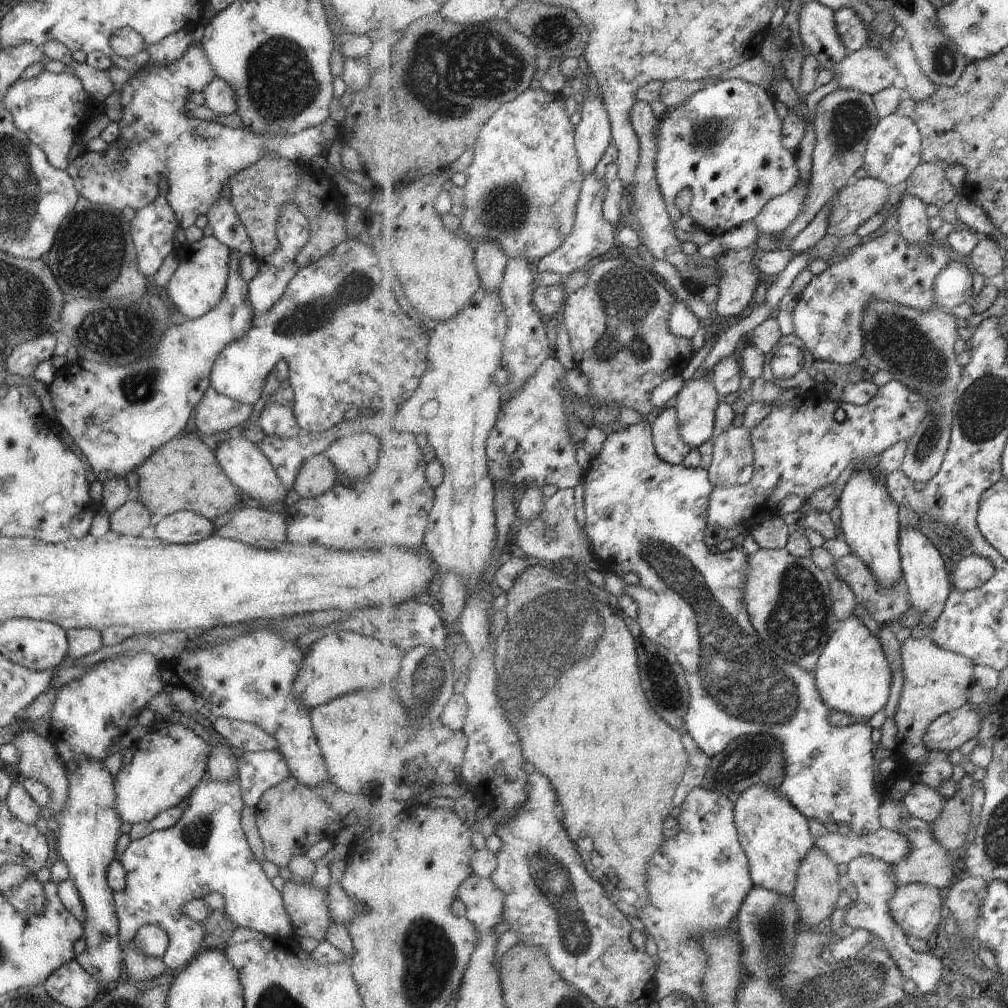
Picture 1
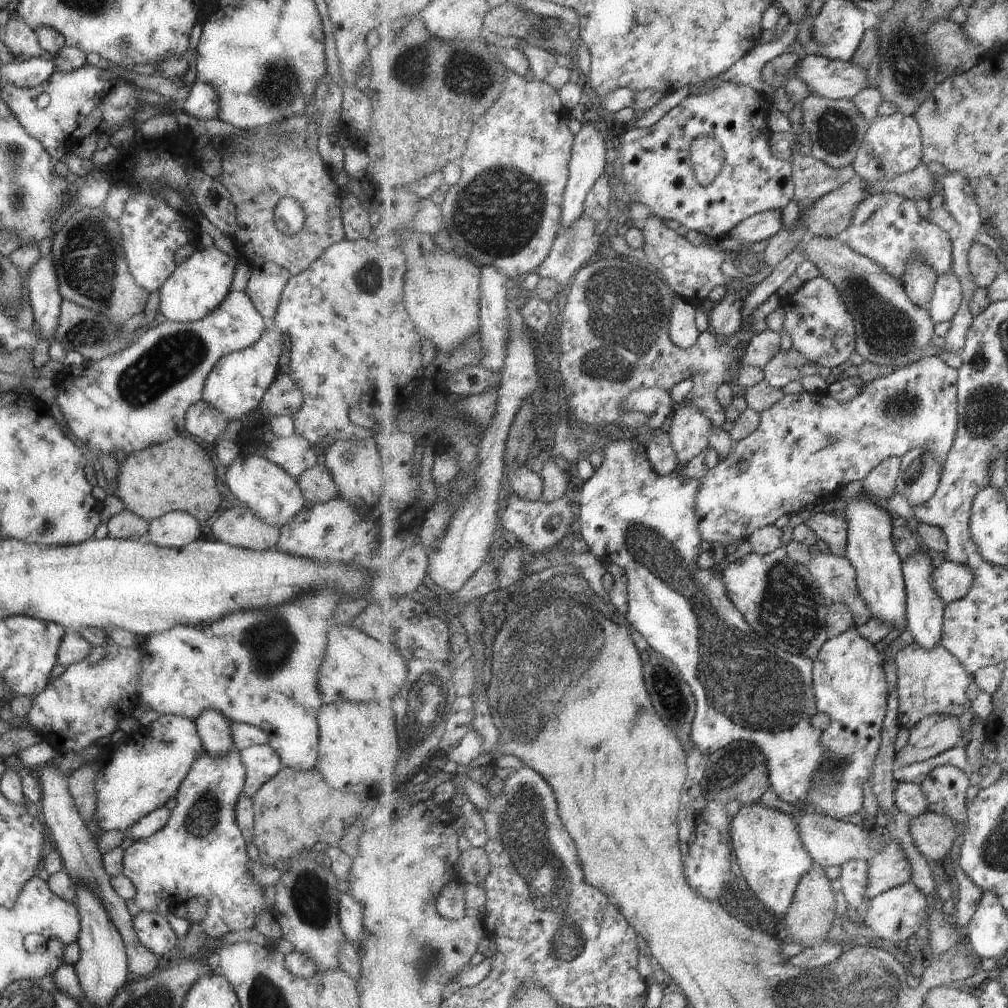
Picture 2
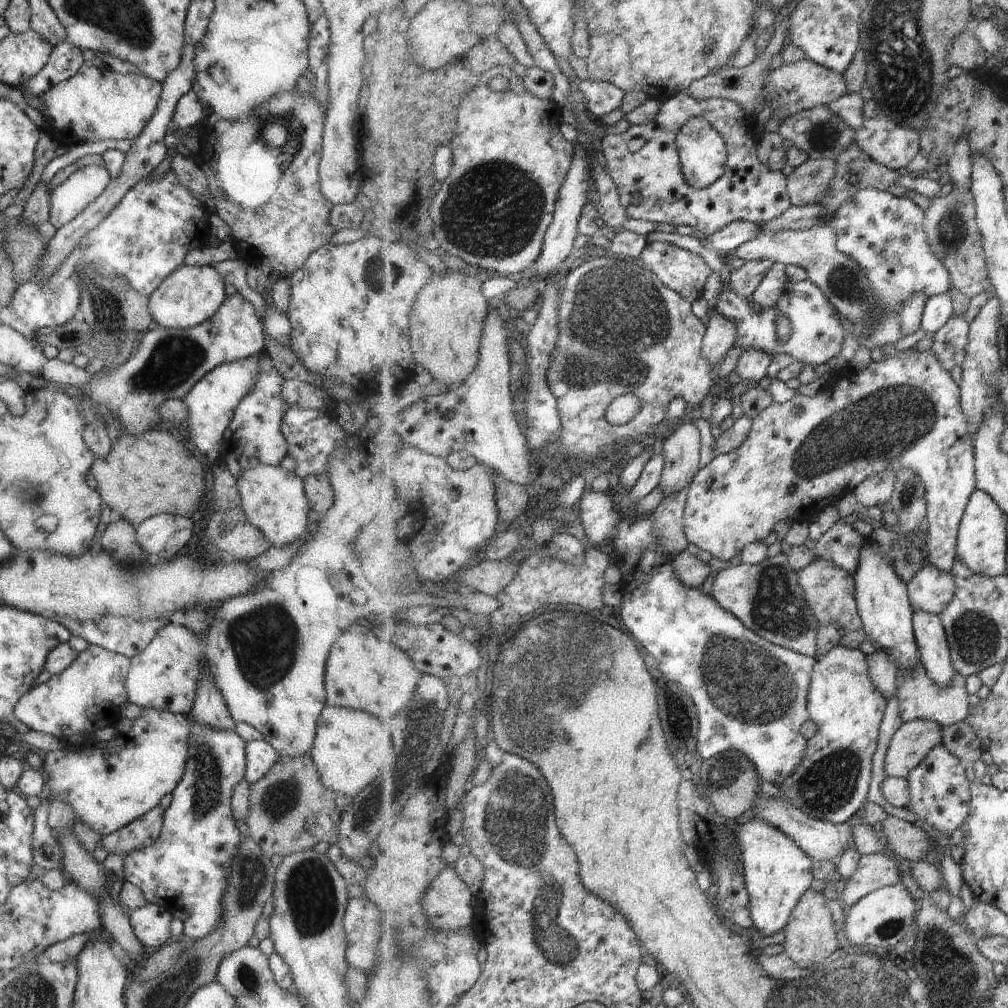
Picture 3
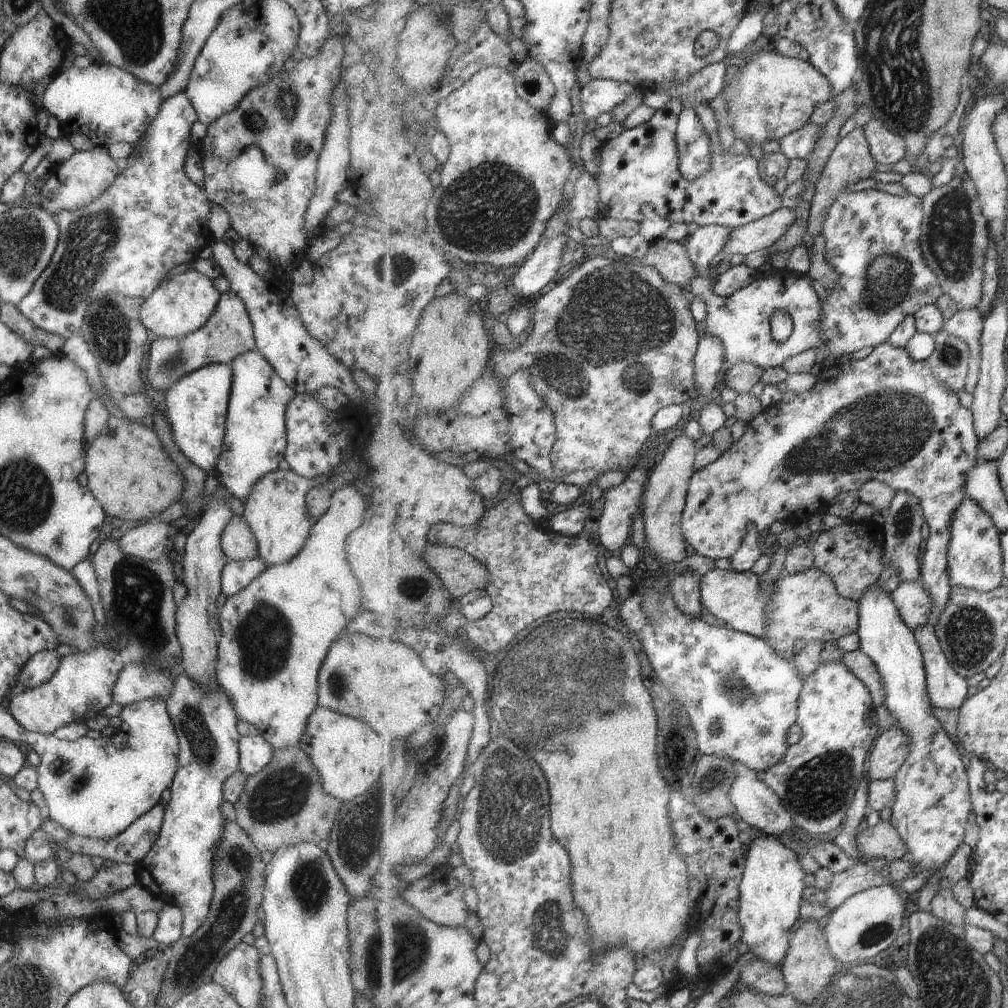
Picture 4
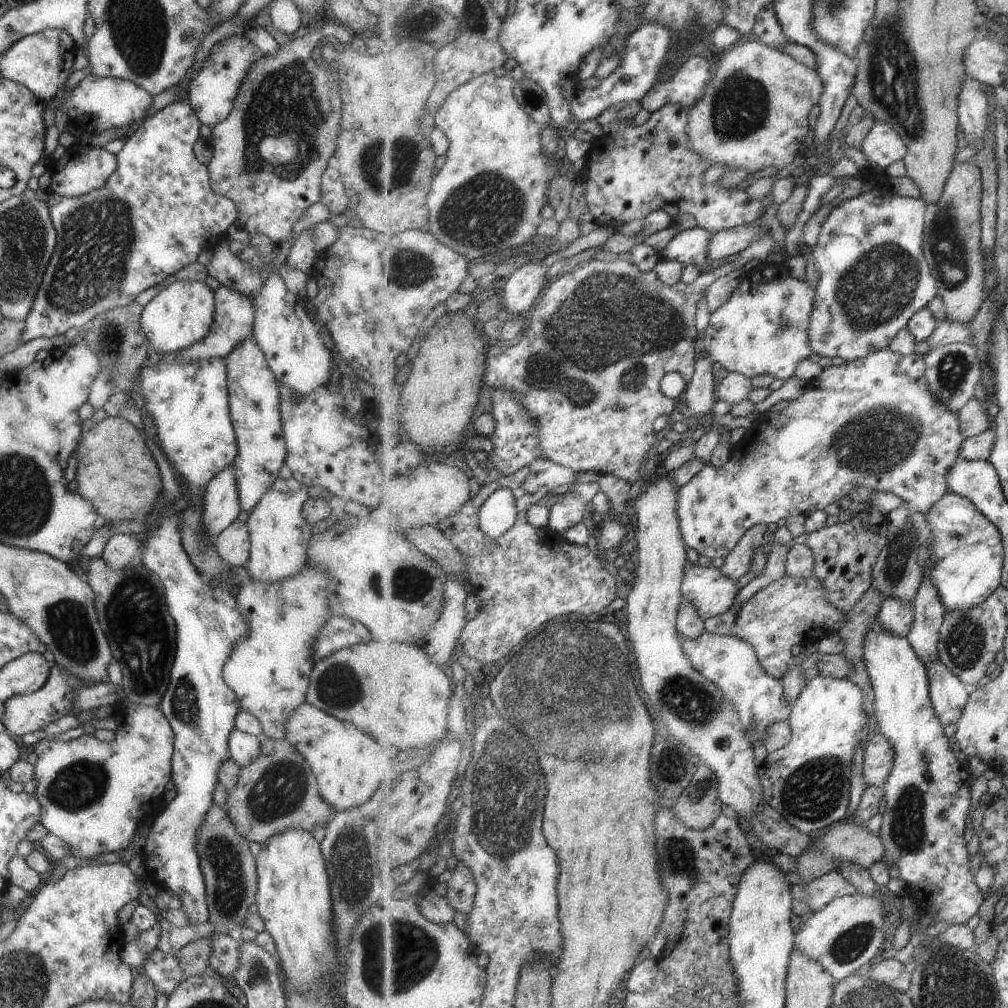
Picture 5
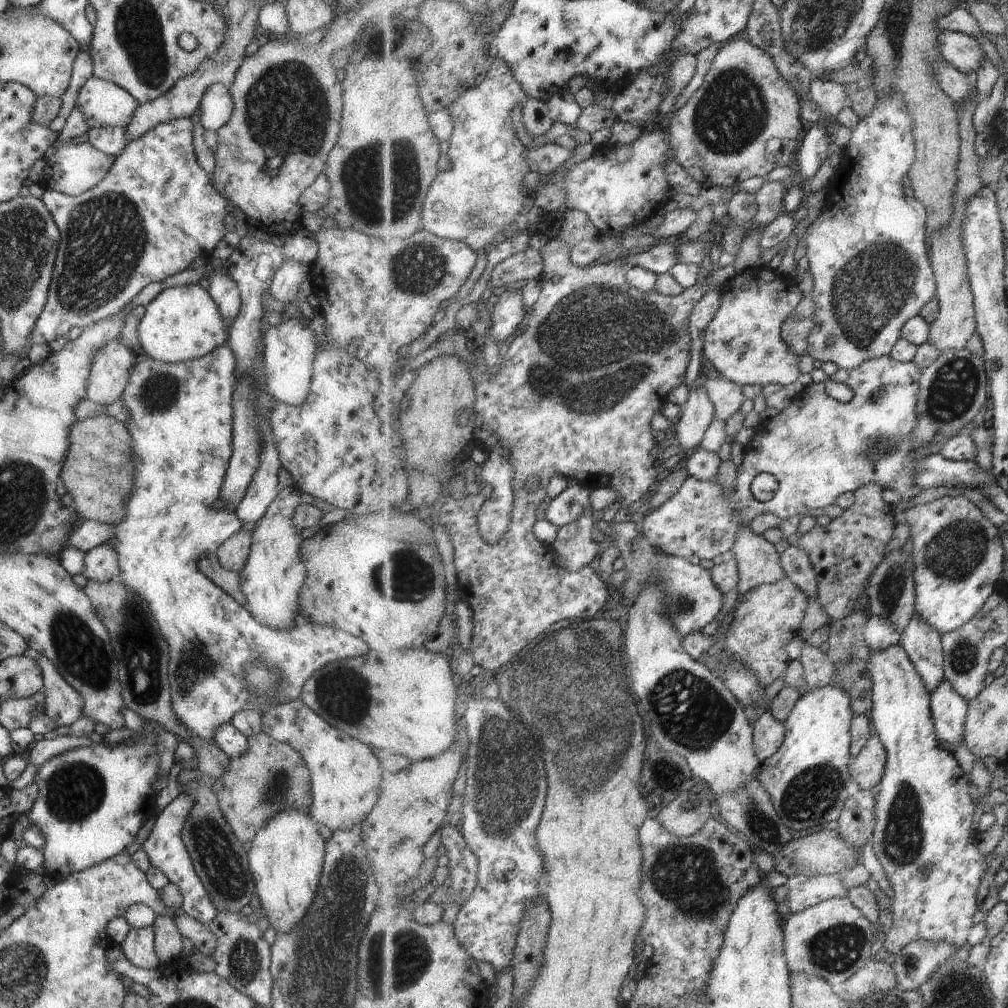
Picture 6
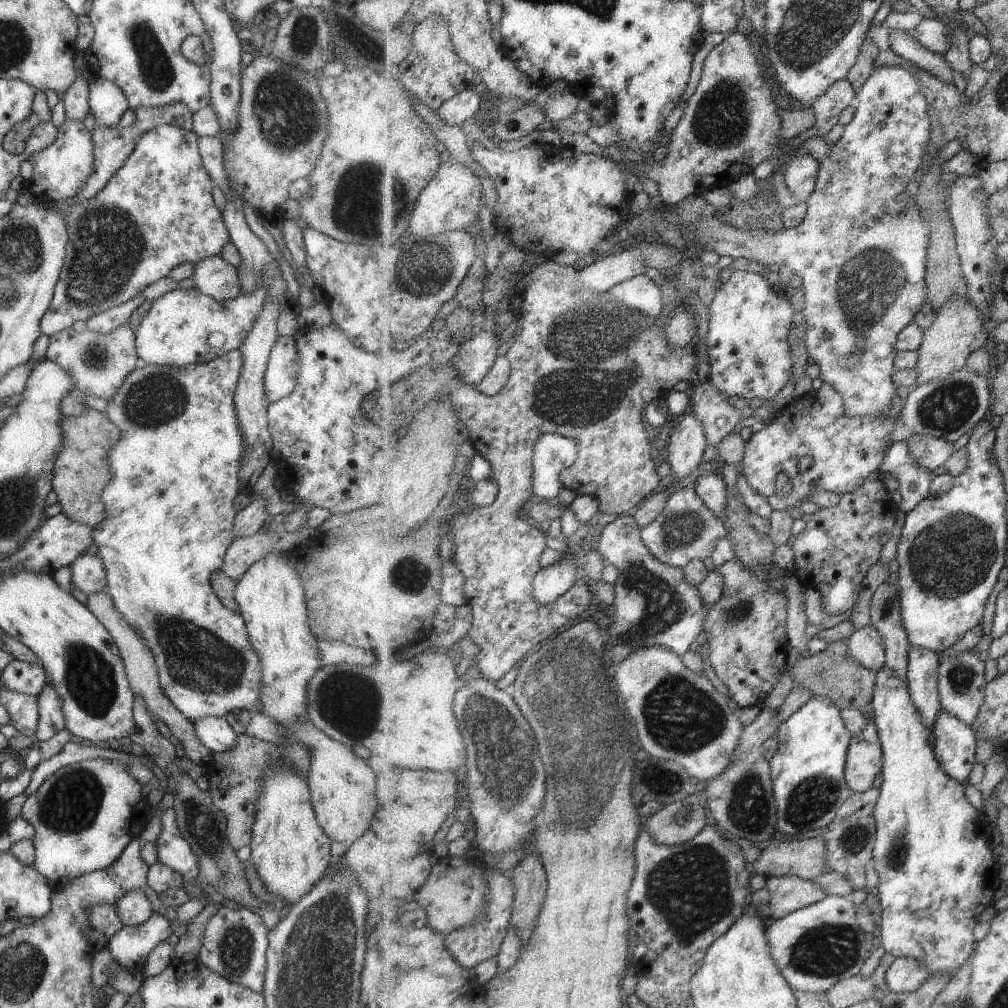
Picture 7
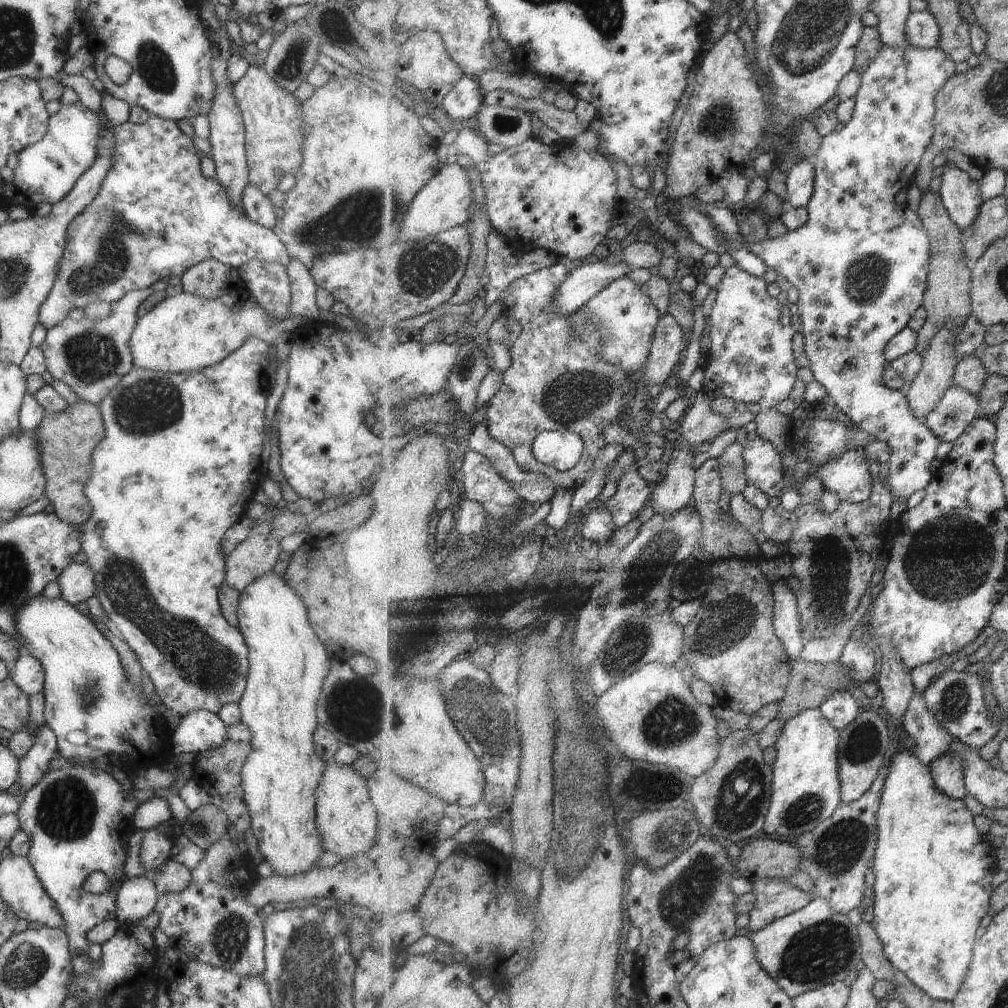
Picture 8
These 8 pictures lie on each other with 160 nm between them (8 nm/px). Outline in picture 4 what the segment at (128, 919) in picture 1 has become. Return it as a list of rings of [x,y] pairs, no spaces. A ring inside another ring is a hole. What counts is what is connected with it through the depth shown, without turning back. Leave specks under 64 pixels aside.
[[[180,668],[164,703],[178,742],[177,770],[168,786],[170,800],[164,806],[157,840],[134,866],[137,868],[136,880],[142,887],[145,887],[154,897],[161,898],[164,903],[173,904],[181,910],[180,933],[183,937],[188,937],[205,920],[213,894],[212,858],[224,825],[219,804],[222,802],[225,779],[238,769],[240,734],[236,729],[238,718],[235,716],[230,700],[226,697],[226,692],[219,684],[216,684],[211,691],[201,689]]]

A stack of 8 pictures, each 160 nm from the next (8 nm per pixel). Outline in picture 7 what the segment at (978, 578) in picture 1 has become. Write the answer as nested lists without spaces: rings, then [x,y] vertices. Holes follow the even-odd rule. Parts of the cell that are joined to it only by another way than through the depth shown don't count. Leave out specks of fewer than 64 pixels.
[[[872,622],[861,629],[855,630],[849,637],[849,650],[845,652],[846,654],[848,654],[847,652],[851,652],[849,656],[853,656],[858,663],[861,663],[864,670],[869,669],[870,671],[878,673],[886,666],[885,641],[879,629],[875,628]]]

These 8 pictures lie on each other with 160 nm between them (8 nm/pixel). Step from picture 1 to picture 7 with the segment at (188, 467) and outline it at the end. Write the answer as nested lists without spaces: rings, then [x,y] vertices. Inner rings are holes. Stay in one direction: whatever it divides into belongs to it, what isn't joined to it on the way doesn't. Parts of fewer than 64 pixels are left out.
[[[90,408],[85,409],[79,416],[64,417],[60,428],[62,446],[52,470],[52,490],[58,498],[61,512],[69,520],[93,528],[106,515],[100,494],[110,479],[108,452],[119,440],[120,430],[105,413]]]

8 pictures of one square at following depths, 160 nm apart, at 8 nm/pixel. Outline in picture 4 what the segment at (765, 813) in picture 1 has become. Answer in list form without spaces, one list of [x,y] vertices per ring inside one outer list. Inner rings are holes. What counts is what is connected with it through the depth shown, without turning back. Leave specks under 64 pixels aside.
[[[767,836],[754,839],[746,852],[746,867],[744,881],[741,883],[740,923],[744,926],[741,938],[742,949],[753,951],[760,959],[766,960],[775,966],[781,966],[785,955],[788,953],[793,929],[801,918],[801,905],[809,893],[805,887],[807,872],[799,863],[797,854],[787,848],[777,837]]]

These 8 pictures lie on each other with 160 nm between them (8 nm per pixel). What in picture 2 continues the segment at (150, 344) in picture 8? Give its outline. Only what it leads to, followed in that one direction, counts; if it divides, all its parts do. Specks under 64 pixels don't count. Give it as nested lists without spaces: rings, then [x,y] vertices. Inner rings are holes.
[[[194,245],[190,256],[179,265],[175,265],[173,272],[159,286],[159,312],[167,321],[191,322],[203,318],[230,291],[235,263],[232,257],[217,249],[215,245]]]

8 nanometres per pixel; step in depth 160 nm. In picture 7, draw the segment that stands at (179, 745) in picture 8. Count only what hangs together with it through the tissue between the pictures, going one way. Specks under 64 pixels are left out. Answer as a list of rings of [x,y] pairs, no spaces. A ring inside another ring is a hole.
[[[201,717],[193,722],[196,737],[212,753],[224,753],[236,745],[237,735],[224,717]]]

